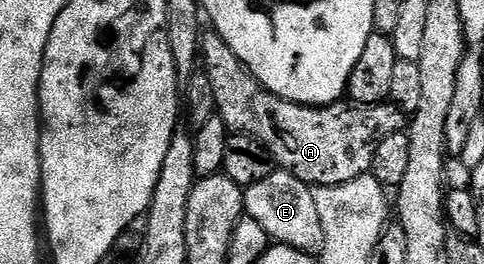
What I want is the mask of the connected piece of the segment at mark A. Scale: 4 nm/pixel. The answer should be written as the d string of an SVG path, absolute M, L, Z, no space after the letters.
M211 30L202 37L199 54L201 68L209 74L209 82L213 85L213 95L217 97L217 114L232 133L252 136L261 142L273 154L276 165L282 171L293 174L301 182L315 188L321 186L341 186L345 182L353 182L353 178L368 175L369 161L375 152L375 145L380 144L389 134L404 131L409 124L408 113L403 112L392 102L382 104L357 104L354 102L308 102L298 104L289 102L277 94L273 94L259 83L256 73L252 72L229 50L229 46L220 38L218 32Z

